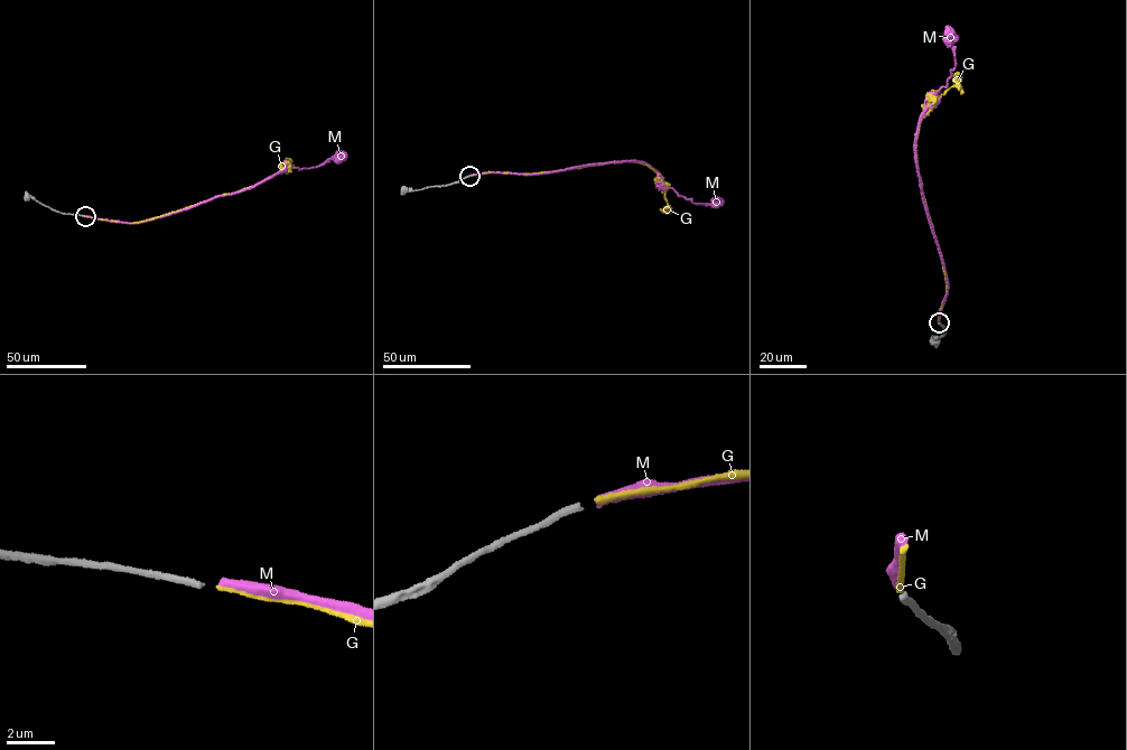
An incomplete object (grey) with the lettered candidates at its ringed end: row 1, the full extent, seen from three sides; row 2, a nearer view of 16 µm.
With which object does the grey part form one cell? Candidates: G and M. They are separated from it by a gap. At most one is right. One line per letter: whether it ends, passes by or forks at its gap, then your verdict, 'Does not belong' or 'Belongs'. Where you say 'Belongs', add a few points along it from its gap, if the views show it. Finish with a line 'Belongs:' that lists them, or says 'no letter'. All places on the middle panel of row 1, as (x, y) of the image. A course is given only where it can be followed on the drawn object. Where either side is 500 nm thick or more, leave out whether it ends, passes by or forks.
G: It ends there. Belongs. Its course: (471, 176), (491, 171), (542, 172), (607, 162), (636, 161), (658, 172), (668, 205), (667, 211), (660, 208)
M: It ends there. Does not belong
Belongs: G

